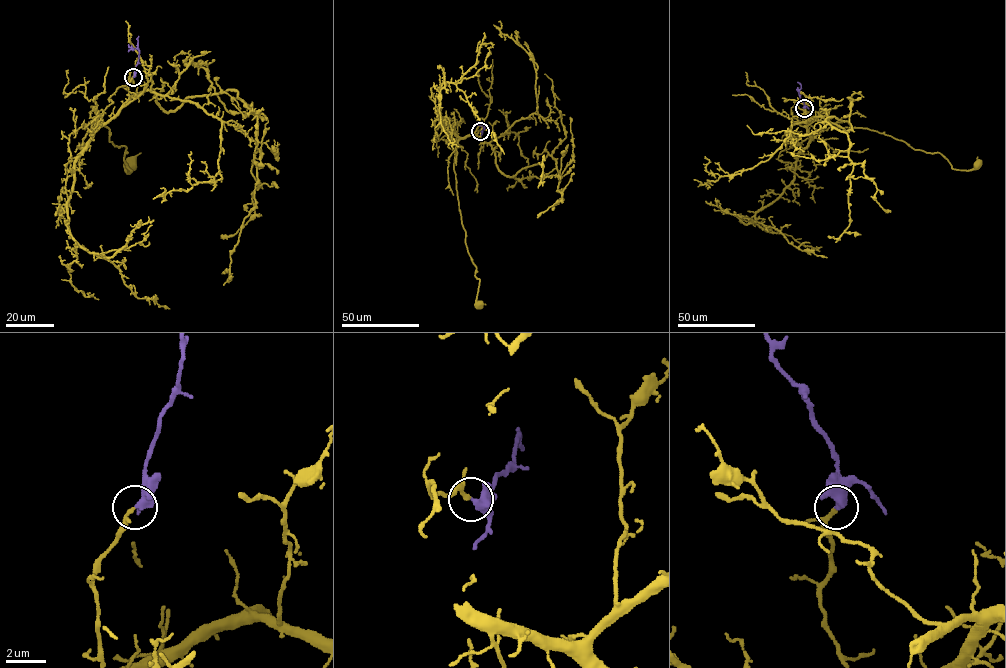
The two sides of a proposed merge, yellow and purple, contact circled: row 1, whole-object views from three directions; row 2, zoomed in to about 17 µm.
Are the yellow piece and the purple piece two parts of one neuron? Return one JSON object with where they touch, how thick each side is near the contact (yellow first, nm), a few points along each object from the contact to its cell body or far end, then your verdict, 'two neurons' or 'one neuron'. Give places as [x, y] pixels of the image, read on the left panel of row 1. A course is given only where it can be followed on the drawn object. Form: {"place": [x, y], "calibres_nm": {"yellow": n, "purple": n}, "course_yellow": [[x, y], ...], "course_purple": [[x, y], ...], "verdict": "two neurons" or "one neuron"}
{"place": [133, 77], "calibres_nm": {"yellow": 150, "purple": 480}, "course_yellow": [[133, 76], [128, 101], [110, 119], [99, 124], [91, 107], [109, 141], [125, 146], [129, 173], [130, 162]], "course_purple": [[133, 76], [139, 58], [139, 36]], "verdict": "one neuron"}

